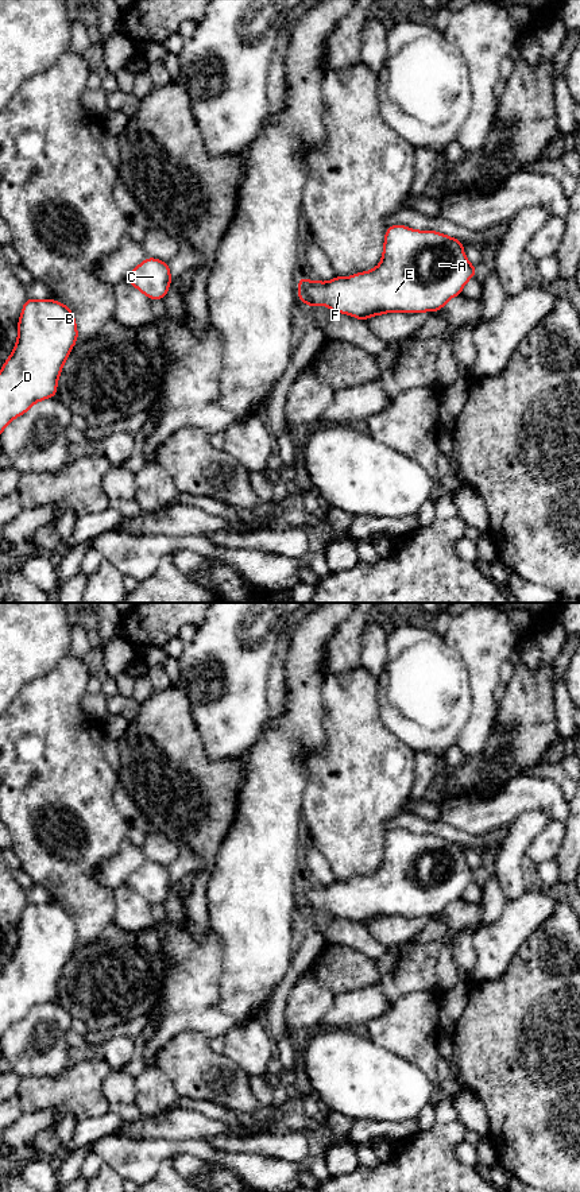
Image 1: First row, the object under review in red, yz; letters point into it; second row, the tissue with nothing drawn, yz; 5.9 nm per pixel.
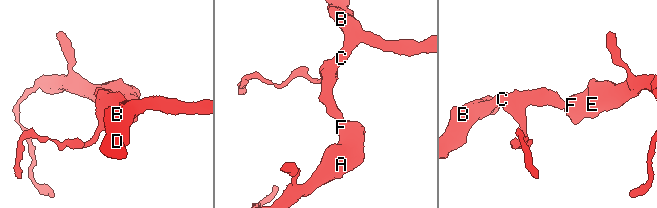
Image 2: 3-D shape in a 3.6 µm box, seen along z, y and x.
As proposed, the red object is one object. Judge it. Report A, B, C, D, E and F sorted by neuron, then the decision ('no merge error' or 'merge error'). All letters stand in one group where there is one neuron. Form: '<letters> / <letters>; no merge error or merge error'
A B C D E F; no merge error

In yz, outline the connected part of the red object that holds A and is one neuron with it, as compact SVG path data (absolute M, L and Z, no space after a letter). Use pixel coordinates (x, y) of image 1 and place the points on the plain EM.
M391 829L384 839L382 864L378 871L356 876L349 882L335 881L330 886L298 882L298 905L310 912L325 909L330 916L351 918L367 925L371 920L391 916L436 917L456 899L477 874L465 862L464 847L436 835L415 835L405 829Z

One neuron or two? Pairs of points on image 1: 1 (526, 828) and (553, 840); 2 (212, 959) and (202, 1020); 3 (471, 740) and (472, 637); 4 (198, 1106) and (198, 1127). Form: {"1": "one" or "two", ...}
{"1": "two", "2": "one", "3": "one", "4": "two"}

